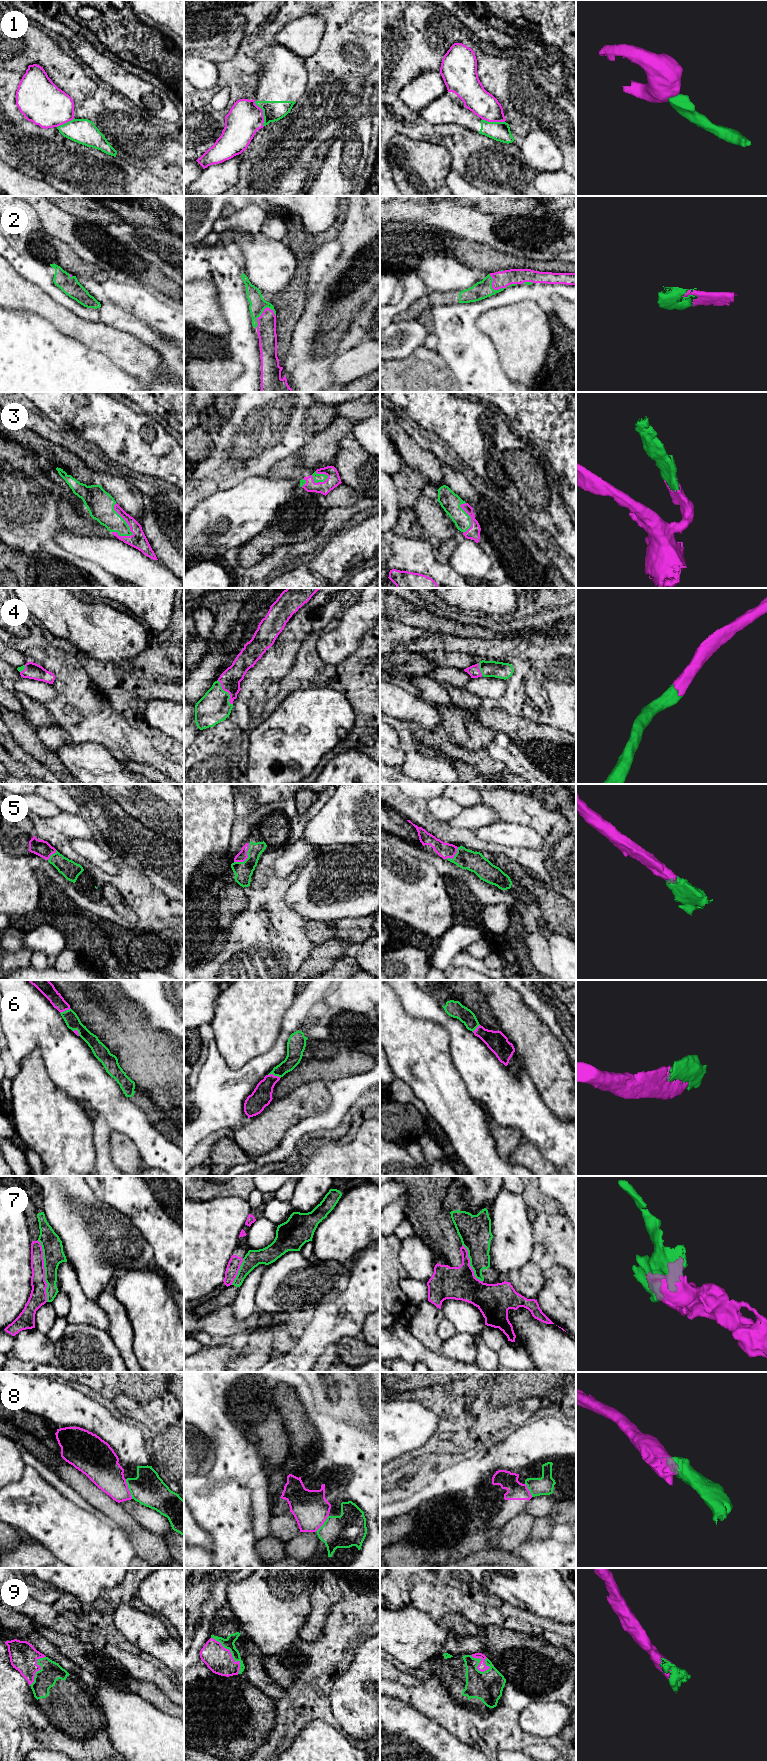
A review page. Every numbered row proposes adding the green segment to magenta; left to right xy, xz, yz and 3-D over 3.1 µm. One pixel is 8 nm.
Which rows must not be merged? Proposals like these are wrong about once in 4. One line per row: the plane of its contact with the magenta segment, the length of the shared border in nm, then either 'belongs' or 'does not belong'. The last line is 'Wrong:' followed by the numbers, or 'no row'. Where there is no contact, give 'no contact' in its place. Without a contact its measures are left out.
1: xz | 220 nm | does not belong
2: yz | 240 nm | belongs
3: xy | 300 nm | belongs
4: xz | 240 nm | belongs
5: xz | 200 nm | belongs
6: xz | 110 nm | belongs
7: xy | 500 nm | belongs
8: xy | 170 nm | does not belong
9: xz | 360 nm | belongs
Wrong: 1, 8

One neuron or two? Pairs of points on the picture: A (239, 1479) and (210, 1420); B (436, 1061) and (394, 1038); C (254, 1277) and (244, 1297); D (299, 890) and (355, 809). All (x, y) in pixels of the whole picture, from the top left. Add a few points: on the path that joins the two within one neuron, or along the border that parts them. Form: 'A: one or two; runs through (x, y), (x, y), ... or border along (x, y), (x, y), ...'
A: one; runs through (224, 1468), (224, 1440), (220, 1436)
B: one; runs through (426, 1060), (404, 1038)
C: one; runs through (251, 1282), (247, 1292)
D: two; border along (306, 859), (299, 867)

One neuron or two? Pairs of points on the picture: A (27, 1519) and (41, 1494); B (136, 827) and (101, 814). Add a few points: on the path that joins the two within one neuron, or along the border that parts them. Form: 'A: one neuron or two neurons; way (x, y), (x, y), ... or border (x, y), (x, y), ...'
A: one neuron; way (27, 1513), (28, 1508), (35, 1500)
B: one neuron; way (127, 827), (118, 826), (110, 818)

